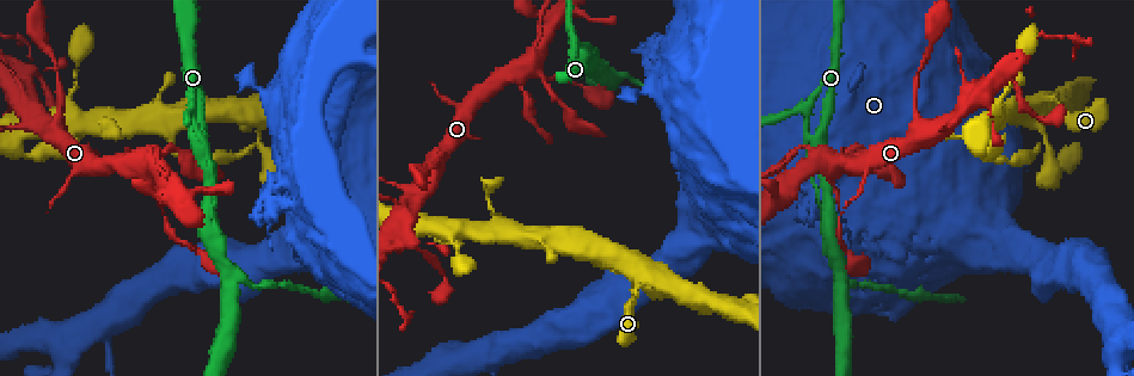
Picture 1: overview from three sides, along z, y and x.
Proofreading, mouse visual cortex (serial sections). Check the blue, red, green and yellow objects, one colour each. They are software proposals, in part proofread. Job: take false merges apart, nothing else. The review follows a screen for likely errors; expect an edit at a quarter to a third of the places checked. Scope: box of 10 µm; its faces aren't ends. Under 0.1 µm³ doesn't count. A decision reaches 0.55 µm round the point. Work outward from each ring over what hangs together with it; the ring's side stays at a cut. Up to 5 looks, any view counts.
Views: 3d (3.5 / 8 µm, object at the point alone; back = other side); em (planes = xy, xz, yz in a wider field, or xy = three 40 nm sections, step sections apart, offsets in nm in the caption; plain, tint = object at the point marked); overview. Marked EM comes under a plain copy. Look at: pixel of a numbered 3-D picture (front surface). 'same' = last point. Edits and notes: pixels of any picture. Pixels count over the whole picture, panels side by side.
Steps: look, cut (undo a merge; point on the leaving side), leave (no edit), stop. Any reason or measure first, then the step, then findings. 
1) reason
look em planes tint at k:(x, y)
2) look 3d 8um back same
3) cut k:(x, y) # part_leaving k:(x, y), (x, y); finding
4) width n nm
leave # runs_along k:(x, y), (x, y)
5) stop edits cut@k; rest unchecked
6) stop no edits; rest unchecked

branch point
look 3d 8um at 1:(560, 232)

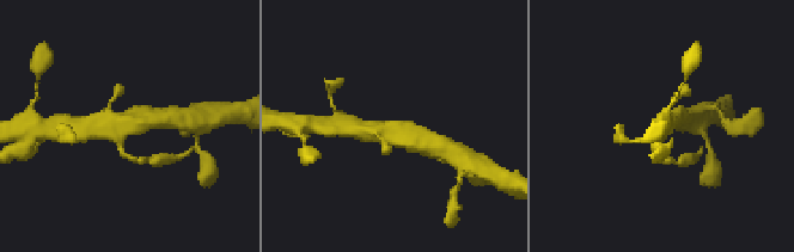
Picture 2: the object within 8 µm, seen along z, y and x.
zoom in
look 3d 3.5um same

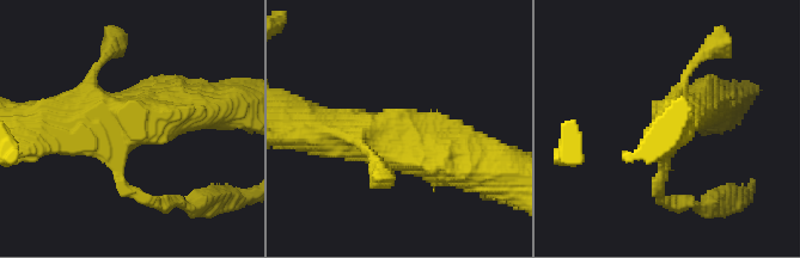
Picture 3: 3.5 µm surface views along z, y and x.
now the EM
look em xy step 2 tint at 3:(394, 128)

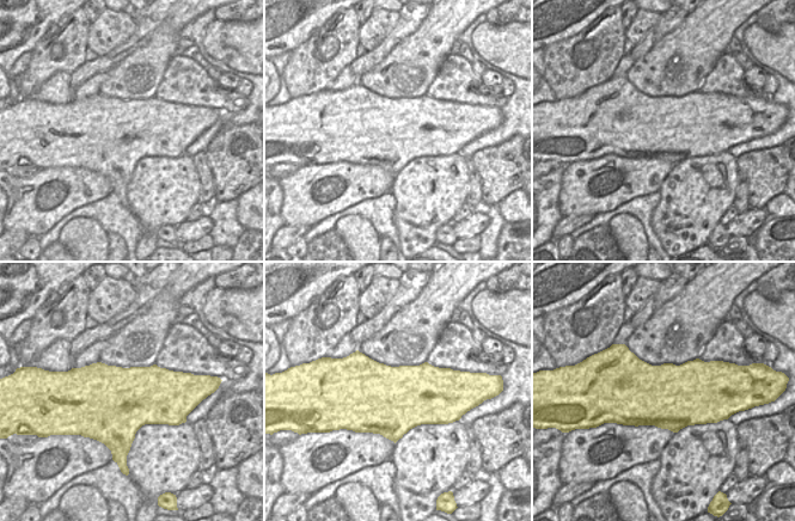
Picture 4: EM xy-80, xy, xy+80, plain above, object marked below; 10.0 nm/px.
leave # runs_along 3:(475, 160), (416, 135), (317, 135); one cell here

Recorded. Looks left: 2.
small branch off a trunk
look 3d 3.5um at 1:(433, 160)

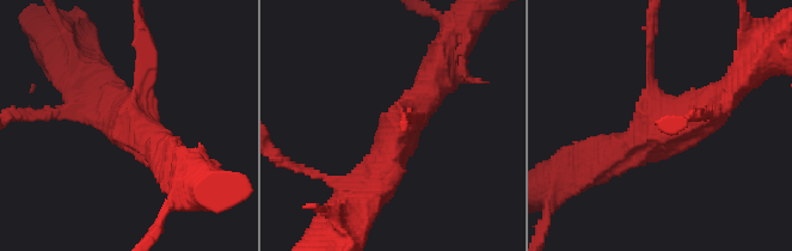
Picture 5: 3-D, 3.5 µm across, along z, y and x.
arms 3; arm_widths 150, 400, 400 nm
look em xy step 2 tint at 5:(657, 110)

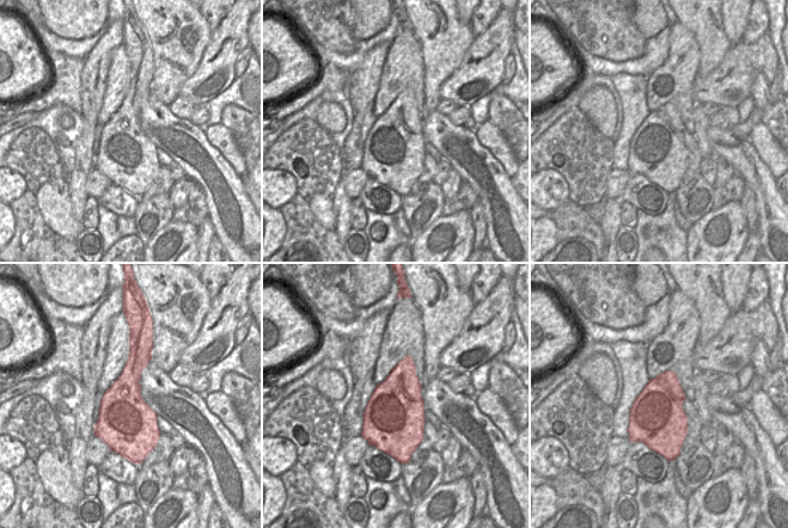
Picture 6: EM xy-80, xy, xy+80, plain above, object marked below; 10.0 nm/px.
leave # runs_along 5:(607, 161), (726, 95); one cell here

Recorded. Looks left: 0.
stop no edits; rest unchecked

